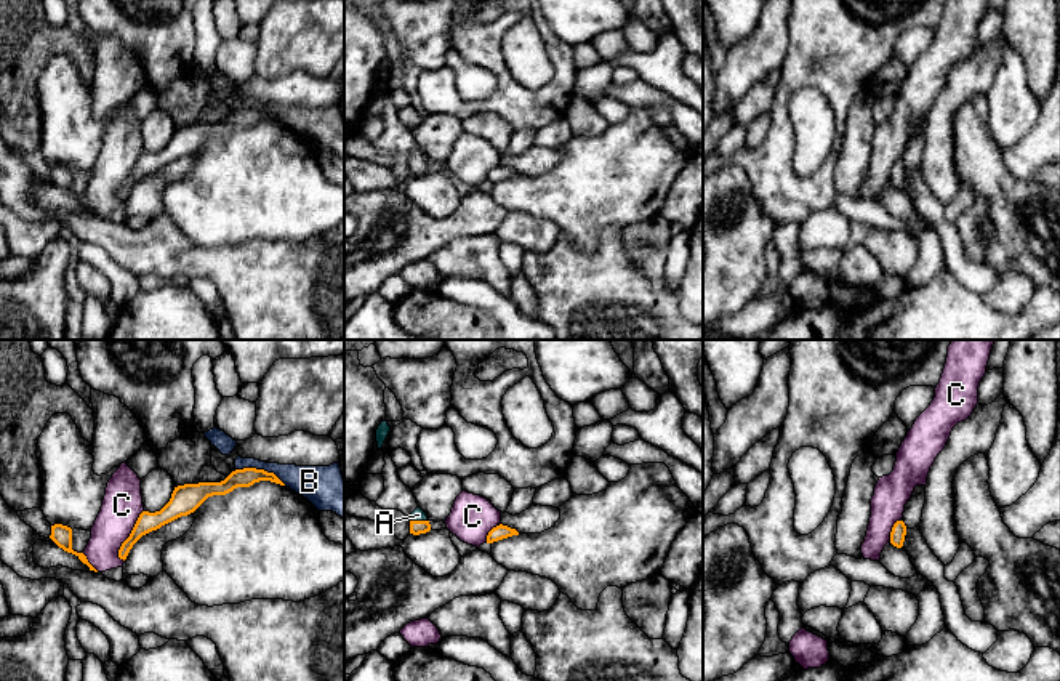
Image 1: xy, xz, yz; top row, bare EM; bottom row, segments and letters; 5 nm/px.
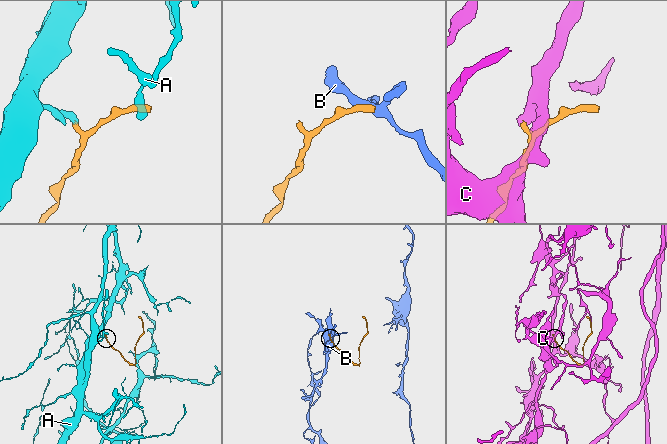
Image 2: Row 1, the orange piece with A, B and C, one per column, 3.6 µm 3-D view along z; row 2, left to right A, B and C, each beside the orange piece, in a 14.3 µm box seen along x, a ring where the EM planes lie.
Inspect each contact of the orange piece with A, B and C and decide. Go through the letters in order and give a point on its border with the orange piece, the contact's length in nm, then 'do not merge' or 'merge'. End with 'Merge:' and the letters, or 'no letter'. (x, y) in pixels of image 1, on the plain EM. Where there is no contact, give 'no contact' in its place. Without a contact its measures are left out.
A: meets orange in xz at (420, 162); contact 100 nm long; merge
B: meets orange in xy at (261, 111); contact 260 nm long; do not merge
C: meets orange in xy at (130, 177); contact 280 nm long; do not merge
Merge: A

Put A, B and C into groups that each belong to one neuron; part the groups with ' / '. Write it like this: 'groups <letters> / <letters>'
groups A / B / C

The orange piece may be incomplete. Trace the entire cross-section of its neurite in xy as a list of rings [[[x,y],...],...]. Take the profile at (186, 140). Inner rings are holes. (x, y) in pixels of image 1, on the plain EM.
[[[256,109],[232,112],[221,123],[199,123],[175,128],[170,143],[155,154],[143,152],[130,175],[118,191],[118,199],[126,200],[133,186],[146,175],[162,167],[194,154],[208,138],[226,136],[237,128],[250,128],[259,122],[271,122],[285,127],[274,114]]]

